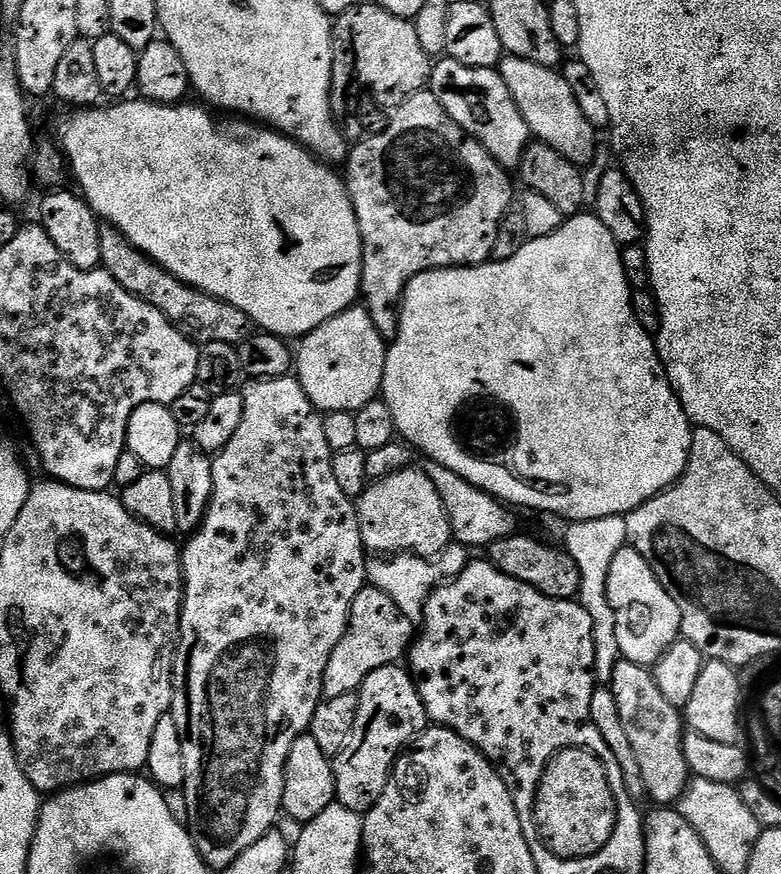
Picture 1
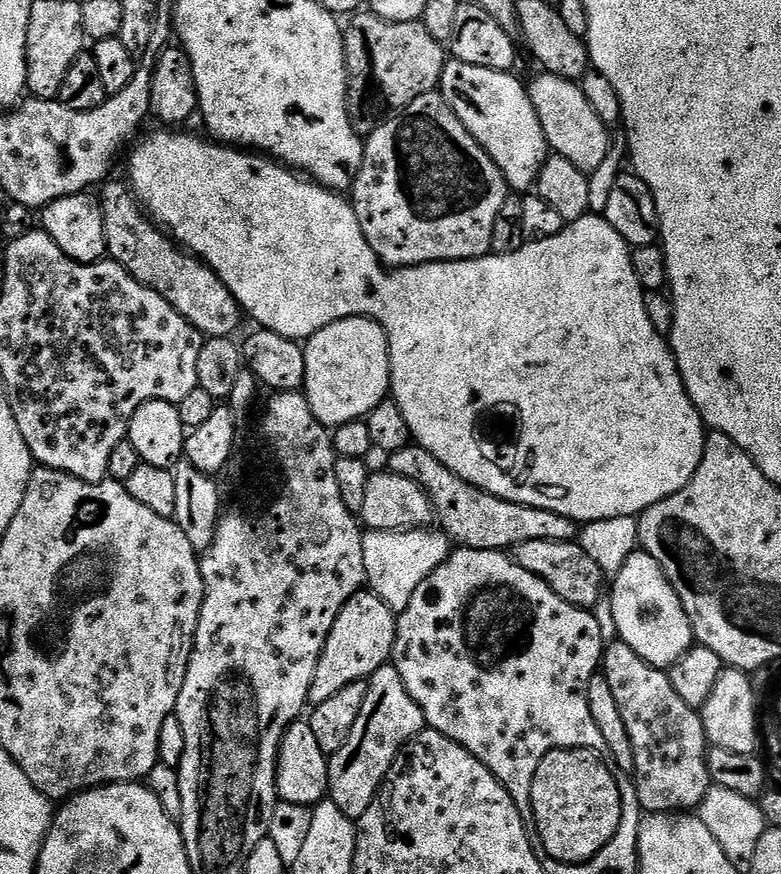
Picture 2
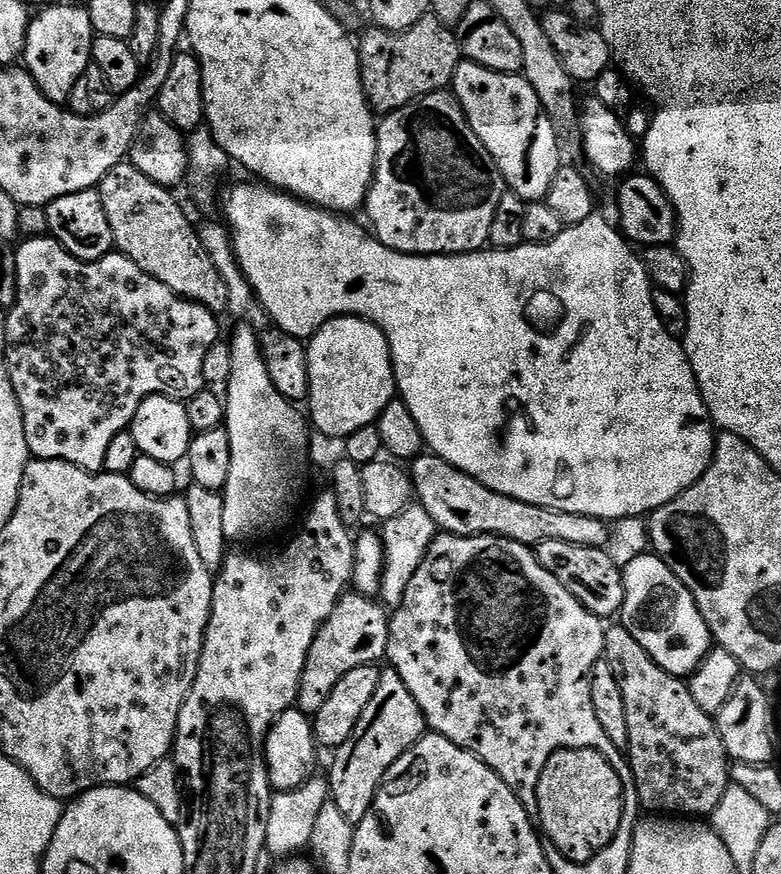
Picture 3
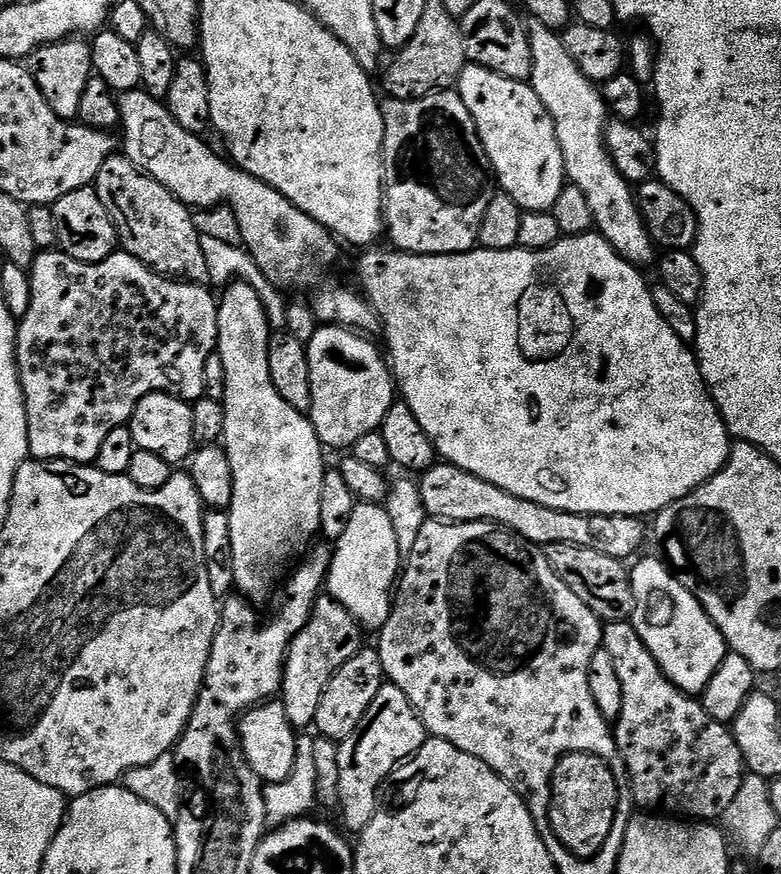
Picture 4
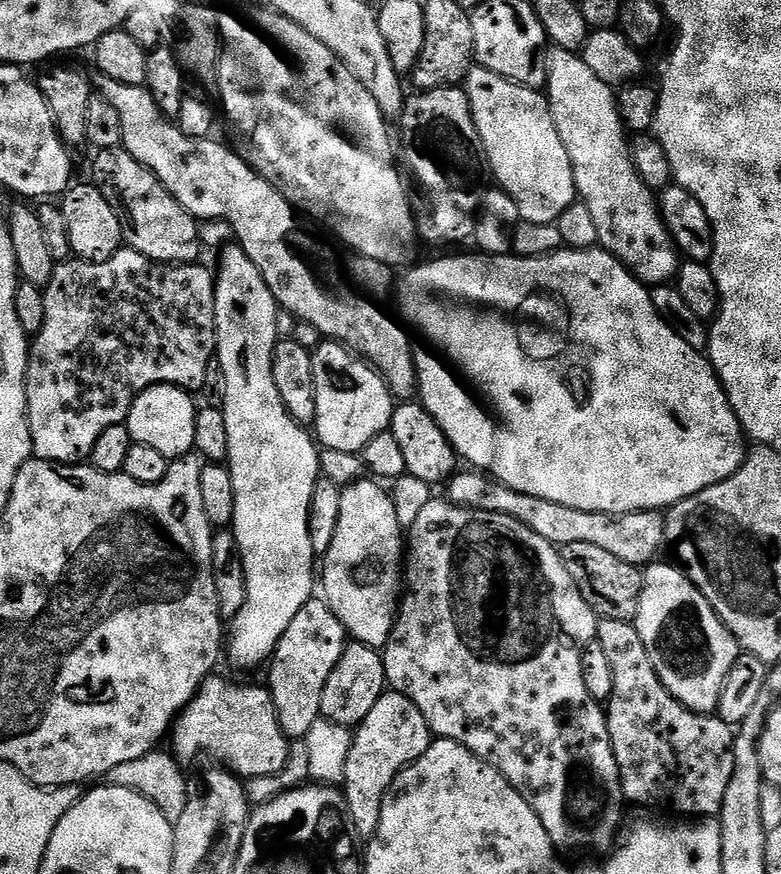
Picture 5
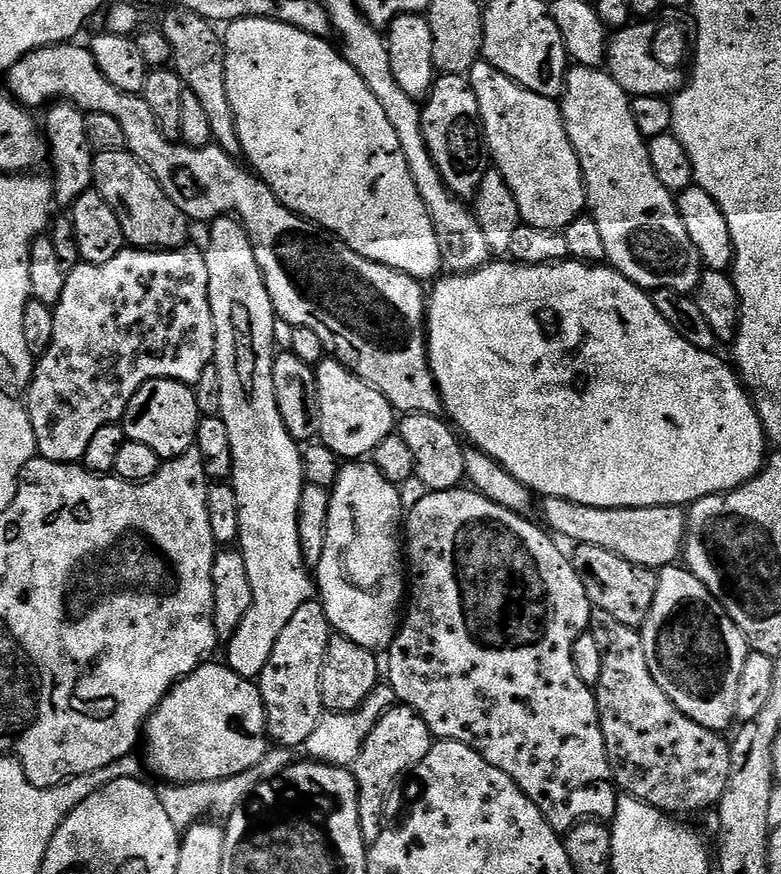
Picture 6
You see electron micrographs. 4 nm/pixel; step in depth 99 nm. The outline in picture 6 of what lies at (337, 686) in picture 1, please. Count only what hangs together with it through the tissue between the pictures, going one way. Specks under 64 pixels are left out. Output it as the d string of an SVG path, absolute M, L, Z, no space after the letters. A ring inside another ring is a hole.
M319 599L307 600L286 622L286 630L274 642L270 662L261 670L258 687L268 719L268 735L279 747L299 749L314 734L326 709L322 698L322 670L334 629Z

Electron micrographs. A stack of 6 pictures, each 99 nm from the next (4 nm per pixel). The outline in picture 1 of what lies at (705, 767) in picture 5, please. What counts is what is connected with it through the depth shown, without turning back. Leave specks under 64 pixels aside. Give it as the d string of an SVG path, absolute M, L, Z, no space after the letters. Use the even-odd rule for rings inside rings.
M621 658L614 666L610 687L618 702L622 727L642 769L647 799L652 799L656 806L675 805L683 798L690 783L684 749L686 721L681 709L670 706L670 701L659 690L658 682L654 682L651 671L638 662Z

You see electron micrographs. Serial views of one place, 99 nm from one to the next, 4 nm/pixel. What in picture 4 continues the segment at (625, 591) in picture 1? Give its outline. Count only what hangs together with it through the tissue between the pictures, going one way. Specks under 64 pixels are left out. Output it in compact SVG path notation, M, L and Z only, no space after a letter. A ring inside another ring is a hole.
M663 559L640 560L631 565L630 575L636 605L630 617L638 638L650 650L658 666L678 686L680 691L699 697L706 690L714 670L722 666L722 658L729 654L728 644L722 638L718 626L706 614L706 610L668 571ZM640 560L640 561L639 561Z

